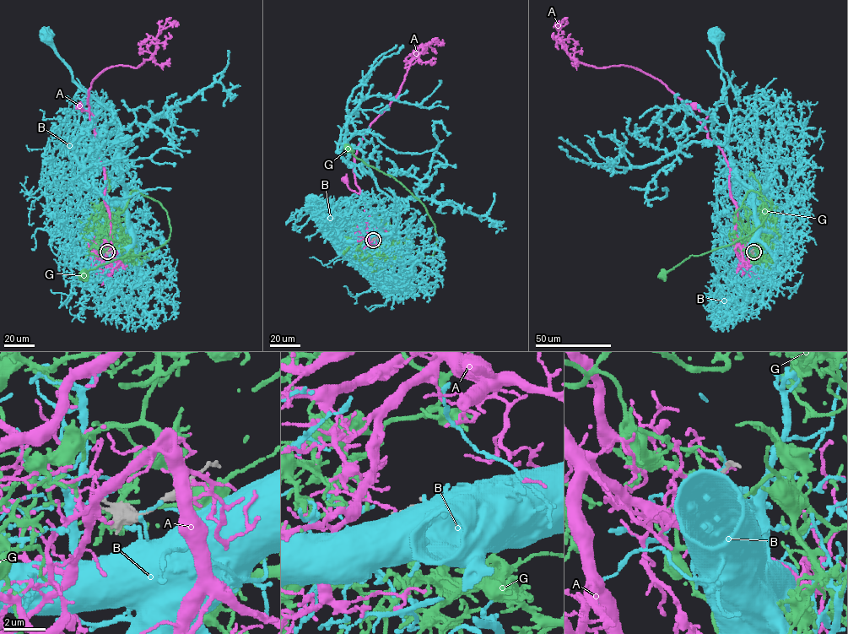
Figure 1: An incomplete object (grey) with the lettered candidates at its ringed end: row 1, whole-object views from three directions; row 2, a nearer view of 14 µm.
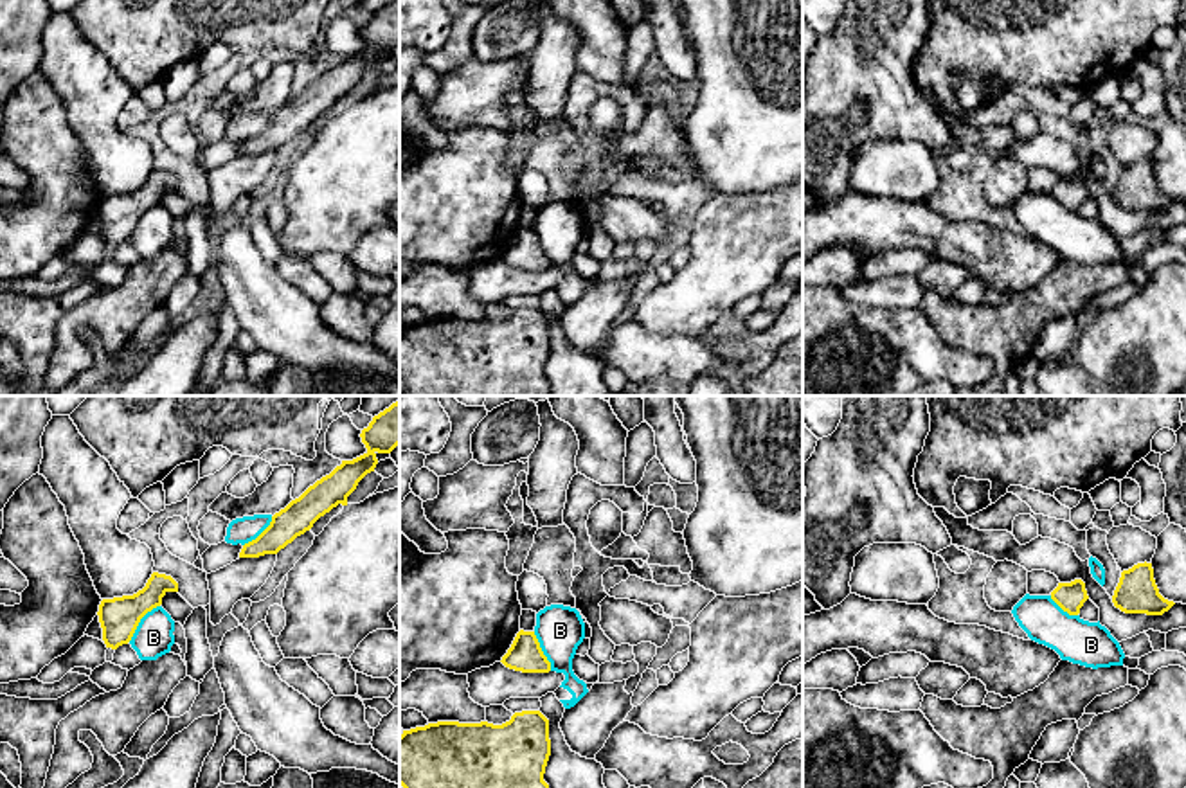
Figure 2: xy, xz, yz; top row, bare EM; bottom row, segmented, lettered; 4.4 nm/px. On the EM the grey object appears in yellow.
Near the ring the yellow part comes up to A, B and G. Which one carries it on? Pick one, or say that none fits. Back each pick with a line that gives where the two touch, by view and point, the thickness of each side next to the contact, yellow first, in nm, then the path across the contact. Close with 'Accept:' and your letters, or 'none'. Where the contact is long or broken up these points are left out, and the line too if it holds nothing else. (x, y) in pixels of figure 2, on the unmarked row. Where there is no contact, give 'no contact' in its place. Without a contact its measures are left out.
G: no contact
Accept: G

